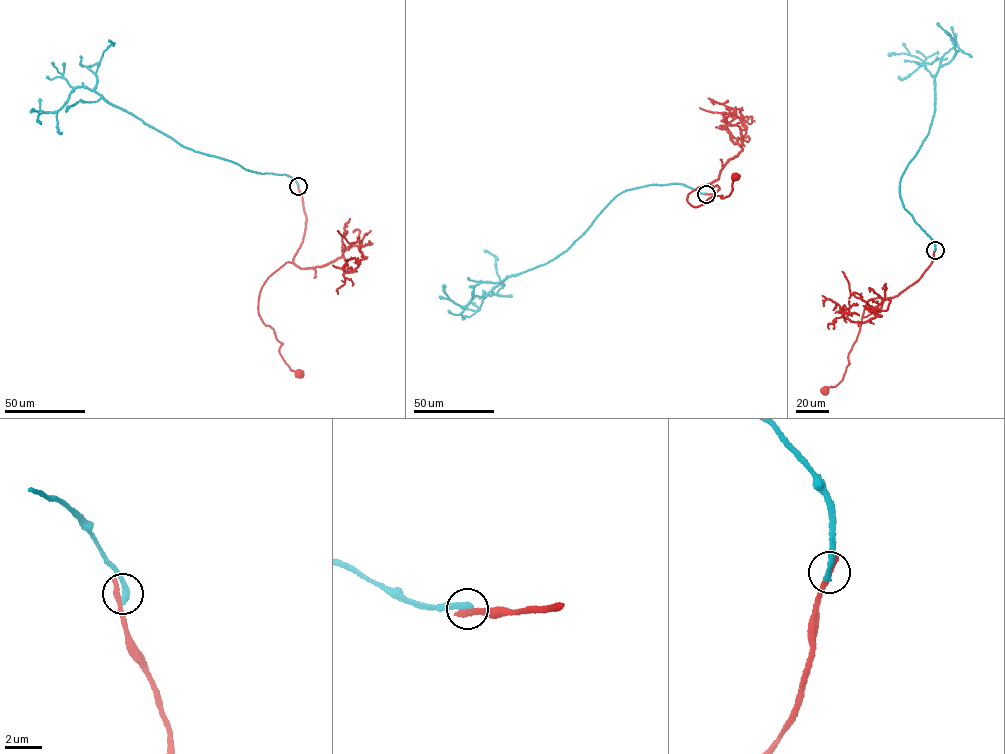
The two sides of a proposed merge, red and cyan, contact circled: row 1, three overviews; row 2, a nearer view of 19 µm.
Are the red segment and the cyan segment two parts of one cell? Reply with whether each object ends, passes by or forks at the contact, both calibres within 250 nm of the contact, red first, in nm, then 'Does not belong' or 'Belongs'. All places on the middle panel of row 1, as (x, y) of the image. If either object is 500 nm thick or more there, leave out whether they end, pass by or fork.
At the ring red ends. At the ring cyan ends. Thickness 360 nm (red) against 360 nm. Does not belong

